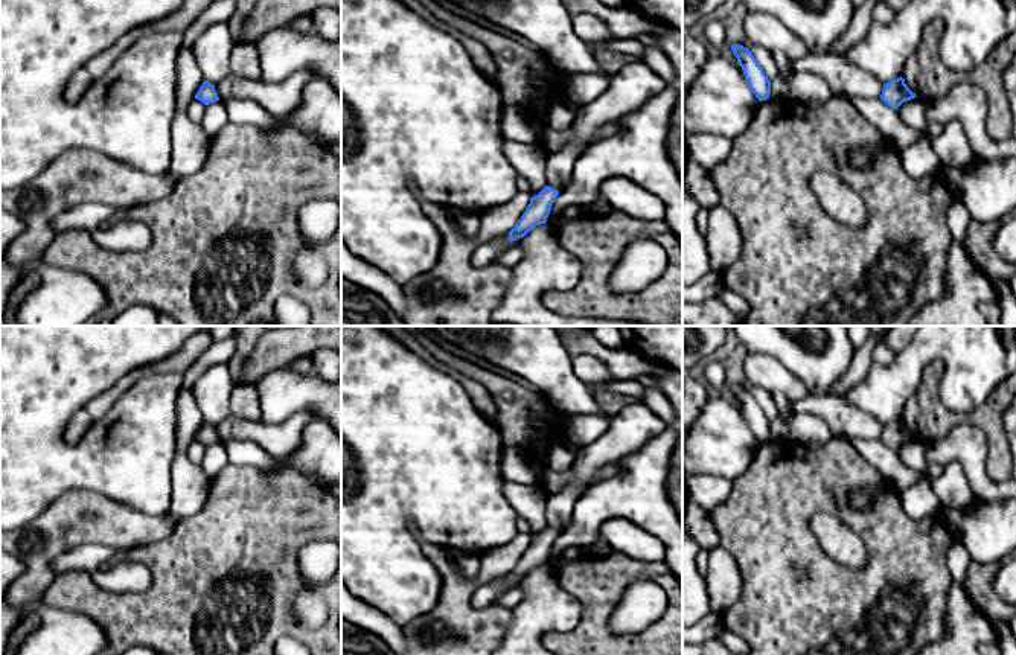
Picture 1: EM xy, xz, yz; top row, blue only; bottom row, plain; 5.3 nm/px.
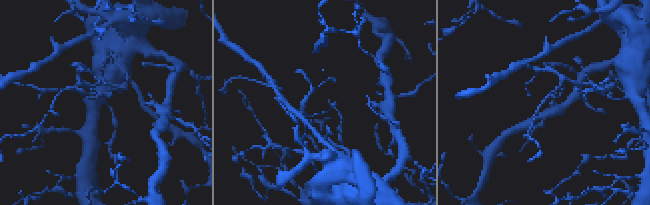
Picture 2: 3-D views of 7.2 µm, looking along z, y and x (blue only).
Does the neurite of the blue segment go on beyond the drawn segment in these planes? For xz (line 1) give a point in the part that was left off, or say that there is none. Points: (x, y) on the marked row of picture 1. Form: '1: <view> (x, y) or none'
1: none

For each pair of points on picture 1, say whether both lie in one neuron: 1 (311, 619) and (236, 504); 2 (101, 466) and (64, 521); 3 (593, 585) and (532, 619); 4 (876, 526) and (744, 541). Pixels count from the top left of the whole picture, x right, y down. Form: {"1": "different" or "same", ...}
{"1": "different", "2": "different", "3": "different", "4": "same"}

